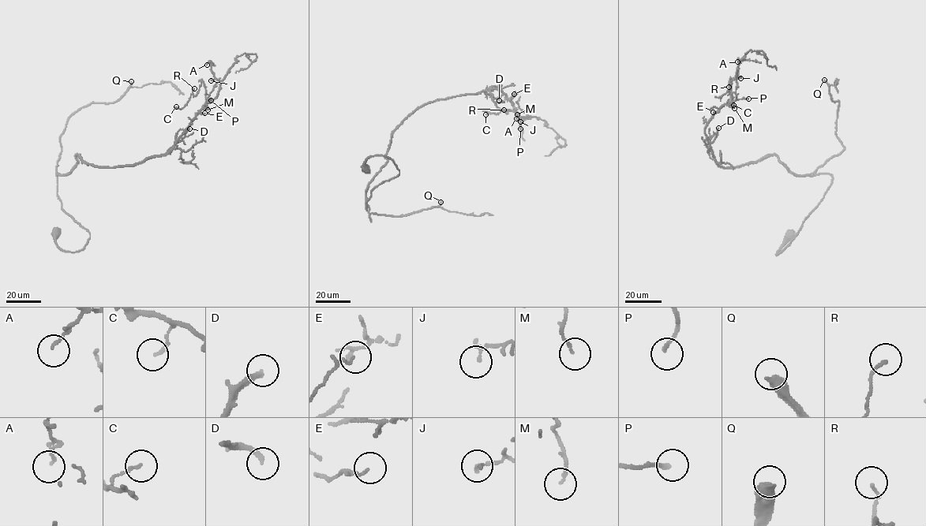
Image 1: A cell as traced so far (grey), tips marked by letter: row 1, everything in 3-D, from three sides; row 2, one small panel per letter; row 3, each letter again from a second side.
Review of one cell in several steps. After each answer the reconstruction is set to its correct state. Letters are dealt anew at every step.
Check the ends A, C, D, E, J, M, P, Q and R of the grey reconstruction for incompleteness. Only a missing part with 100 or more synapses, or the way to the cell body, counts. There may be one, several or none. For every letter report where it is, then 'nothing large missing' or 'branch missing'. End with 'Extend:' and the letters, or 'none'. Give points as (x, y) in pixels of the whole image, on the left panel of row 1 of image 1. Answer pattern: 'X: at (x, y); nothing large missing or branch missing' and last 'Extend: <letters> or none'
A: at (207, 65); nothing large missing
C: at (176, 106); nothing large missing
D: at (189, 128); nothing large missing
E: at (204, 113); nothing large missing
J: at (211, 80); nothing large missing
M: at (208, 110); nothing large missing
P: at (211, 100); nothing large missing
Q: at (131, 81); branch missing
R: at (194, 88); nothing large missing
Extend: Q

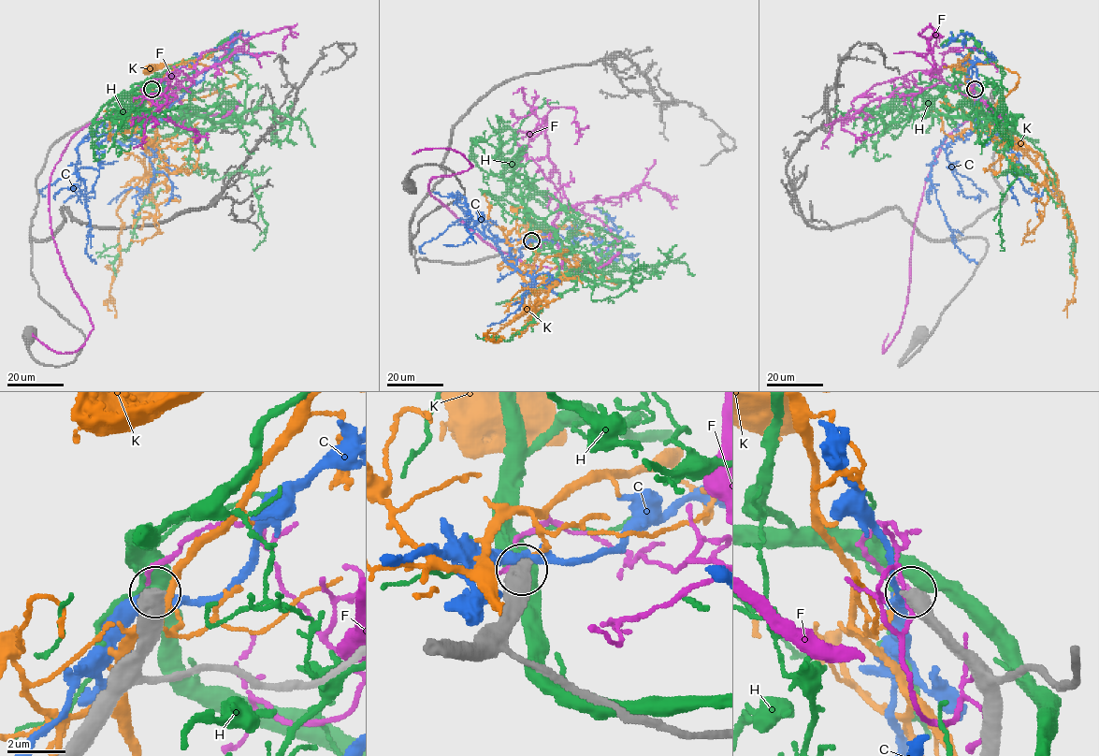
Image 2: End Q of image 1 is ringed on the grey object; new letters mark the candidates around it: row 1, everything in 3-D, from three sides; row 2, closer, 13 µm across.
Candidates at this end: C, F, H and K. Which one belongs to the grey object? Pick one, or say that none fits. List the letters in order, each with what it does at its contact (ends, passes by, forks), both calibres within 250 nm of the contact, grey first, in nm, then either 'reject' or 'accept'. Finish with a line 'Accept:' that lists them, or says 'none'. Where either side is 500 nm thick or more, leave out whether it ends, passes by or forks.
C: 650/440 nm | reject
F: 700/150 nm | reject
H: 700/550 nm | reject
K: 600/130 nm | reject
Accept: none

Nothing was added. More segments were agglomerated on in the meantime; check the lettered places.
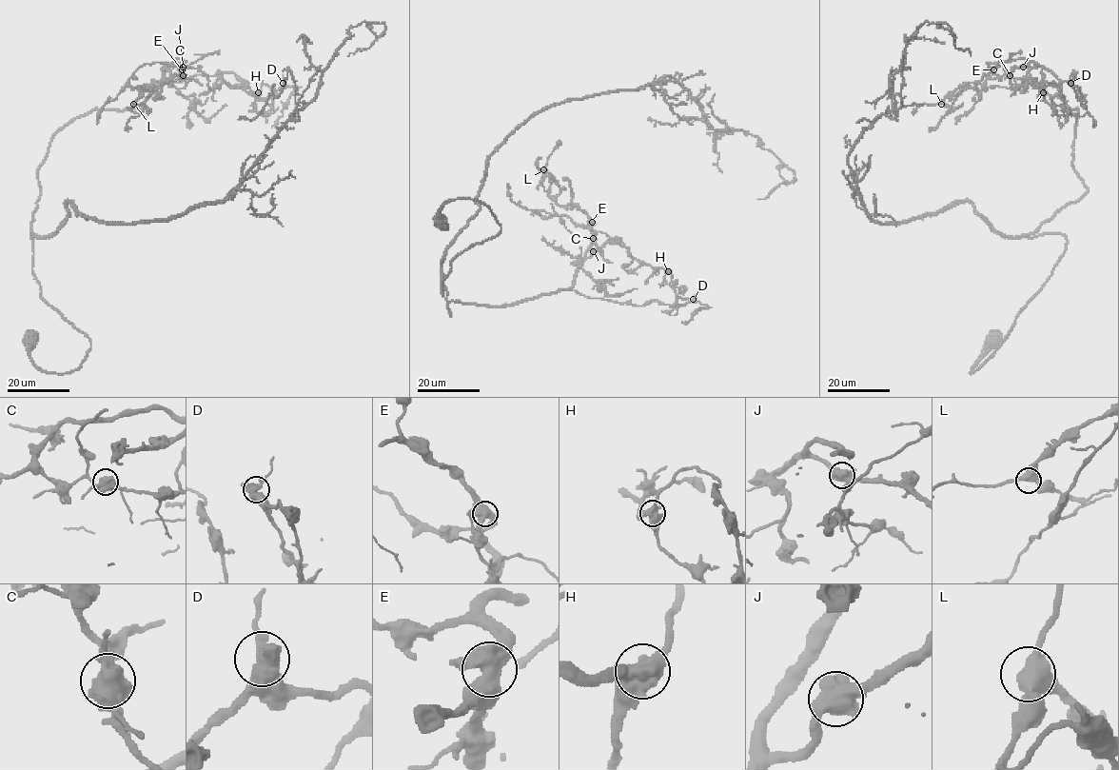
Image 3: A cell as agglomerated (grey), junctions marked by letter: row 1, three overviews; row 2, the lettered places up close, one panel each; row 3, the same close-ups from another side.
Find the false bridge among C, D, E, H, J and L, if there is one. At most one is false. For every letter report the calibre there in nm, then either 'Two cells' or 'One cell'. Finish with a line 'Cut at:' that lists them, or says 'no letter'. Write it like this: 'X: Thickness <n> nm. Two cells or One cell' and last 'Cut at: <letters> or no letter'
C: Thickness 500 nm. One cell
D: Thickness 550 nm. One cell
E: Thickness 550 nm. One cell
H: Thickness 600 nm. One cell
J: Thickness 550 nm. One cell
L: Thickness 480 nm. One cell
Cut at: no letter

